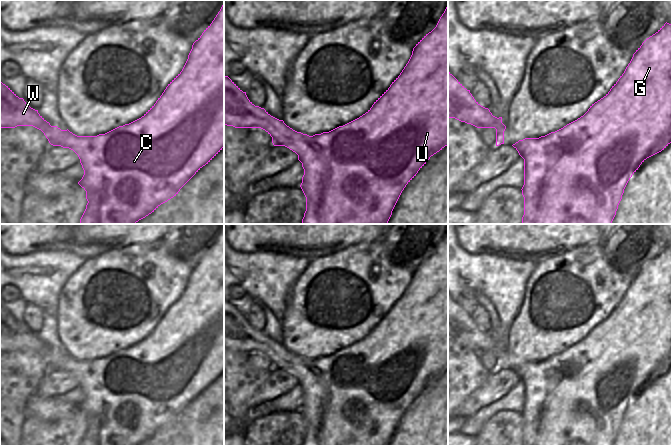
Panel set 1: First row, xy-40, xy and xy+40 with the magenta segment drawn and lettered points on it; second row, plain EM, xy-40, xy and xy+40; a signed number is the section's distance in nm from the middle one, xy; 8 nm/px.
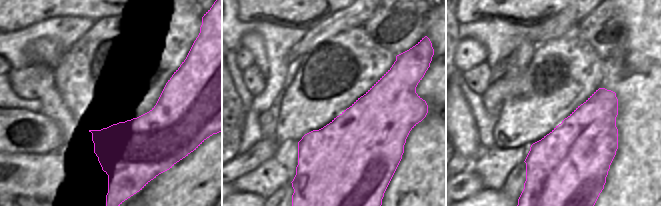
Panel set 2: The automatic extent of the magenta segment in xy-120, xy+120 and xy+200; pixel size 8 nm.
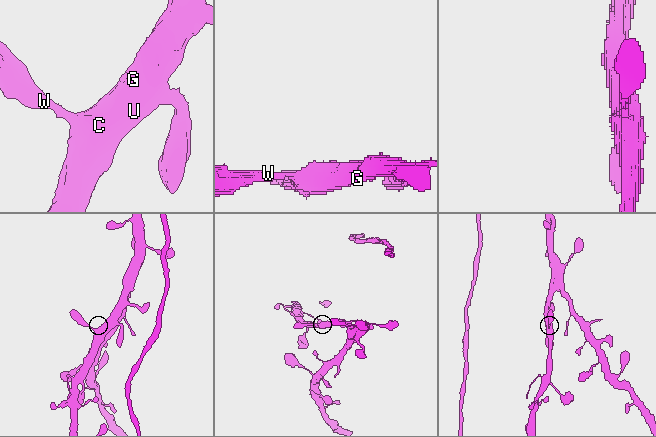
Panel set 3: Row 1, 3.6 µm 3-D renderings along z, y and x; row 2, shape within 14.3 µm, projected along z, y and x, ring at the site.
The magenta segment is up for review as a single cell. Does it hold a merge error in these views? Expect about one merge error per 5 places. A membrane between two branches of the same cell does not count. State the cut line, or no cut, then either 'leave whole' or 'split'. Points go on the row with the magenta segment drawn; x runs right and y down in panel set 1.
cut none; leave whole

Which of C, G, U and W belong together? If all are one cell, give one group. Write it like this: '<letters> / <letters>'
C G U W

